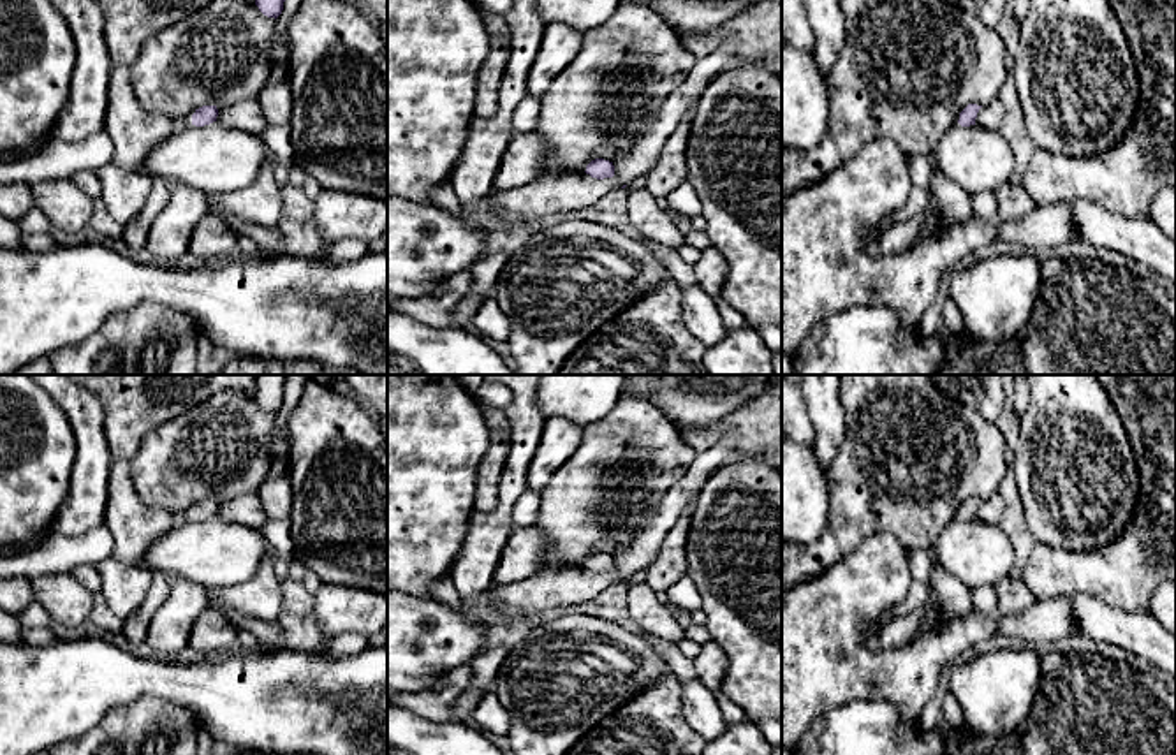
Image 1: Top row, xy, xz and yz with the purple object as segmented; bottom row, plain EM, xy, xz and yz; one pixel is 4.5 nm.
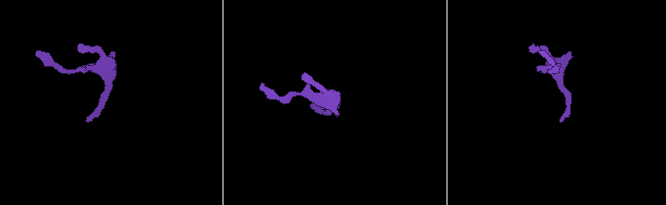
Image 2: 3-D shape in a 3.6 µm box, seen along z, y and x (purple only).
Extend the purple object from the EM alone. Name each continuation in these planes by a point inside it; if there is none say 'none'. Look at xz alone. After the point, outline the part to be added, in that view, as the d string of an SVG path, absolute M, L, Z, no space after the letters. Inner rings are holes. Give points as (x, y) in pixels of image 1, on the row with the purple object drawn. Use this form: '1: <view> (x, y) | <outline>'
none

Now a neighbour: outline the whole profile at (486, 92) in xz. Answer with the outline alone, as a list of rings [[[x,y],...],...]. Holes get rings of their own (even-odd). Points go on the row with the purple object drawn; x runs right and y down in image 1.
[[[481,9],[489,37],[489,53],[479,70],[475,86],[475,116],[491,118],[498,111],[500,81],[505,74],[511,55],[511,33],[503,16]]]

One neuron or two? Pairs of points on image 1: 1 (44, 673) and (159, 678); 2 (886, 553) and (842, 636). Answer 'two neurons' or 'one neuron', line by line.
1: one neuron
2: one neuron

